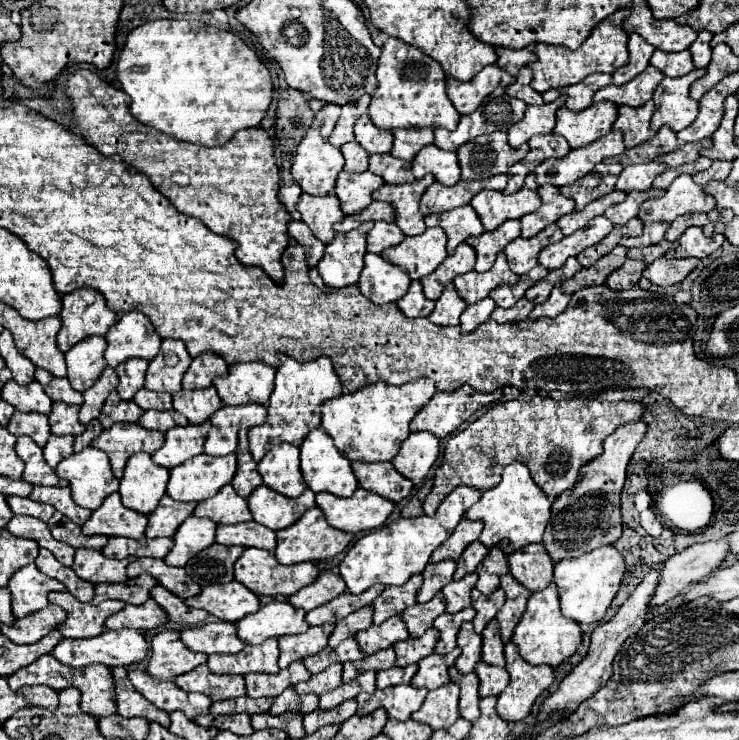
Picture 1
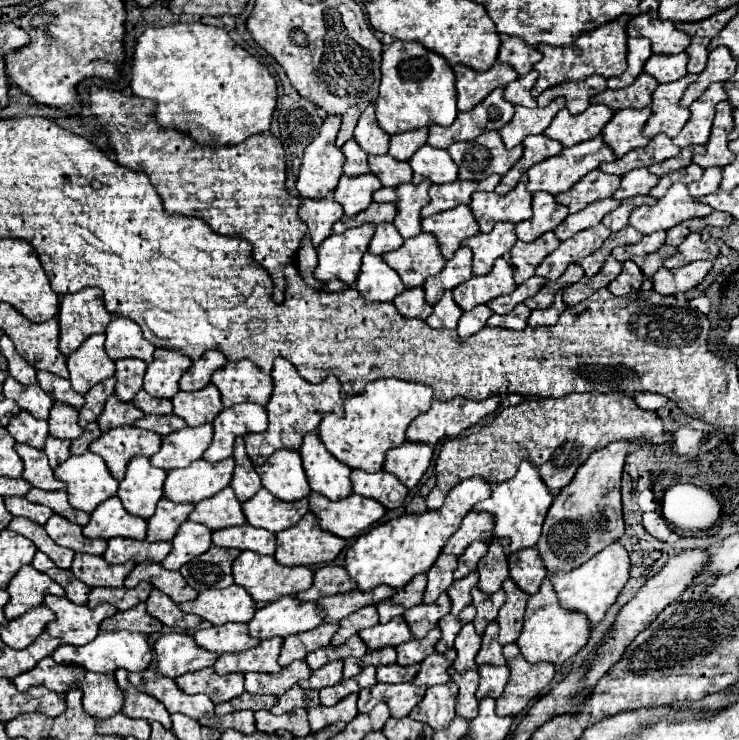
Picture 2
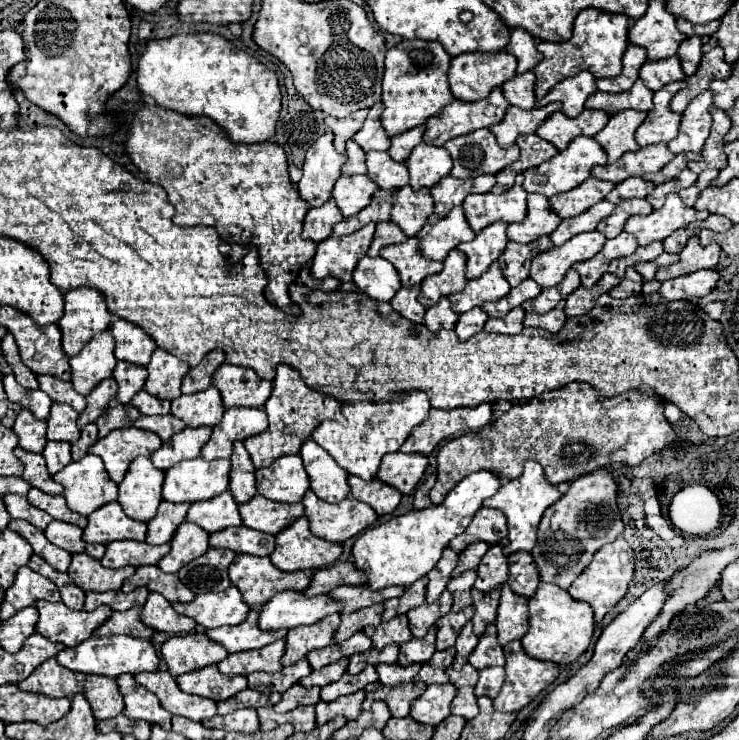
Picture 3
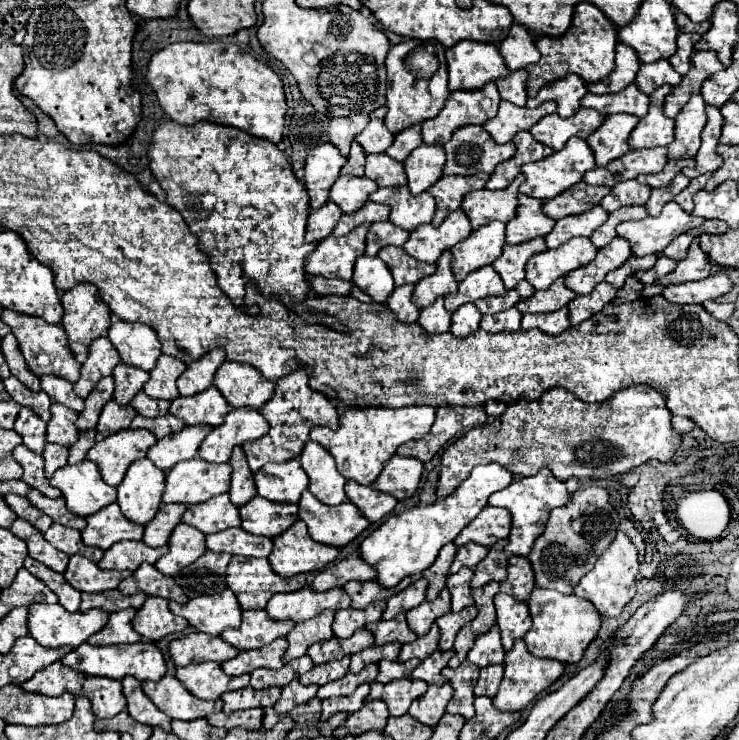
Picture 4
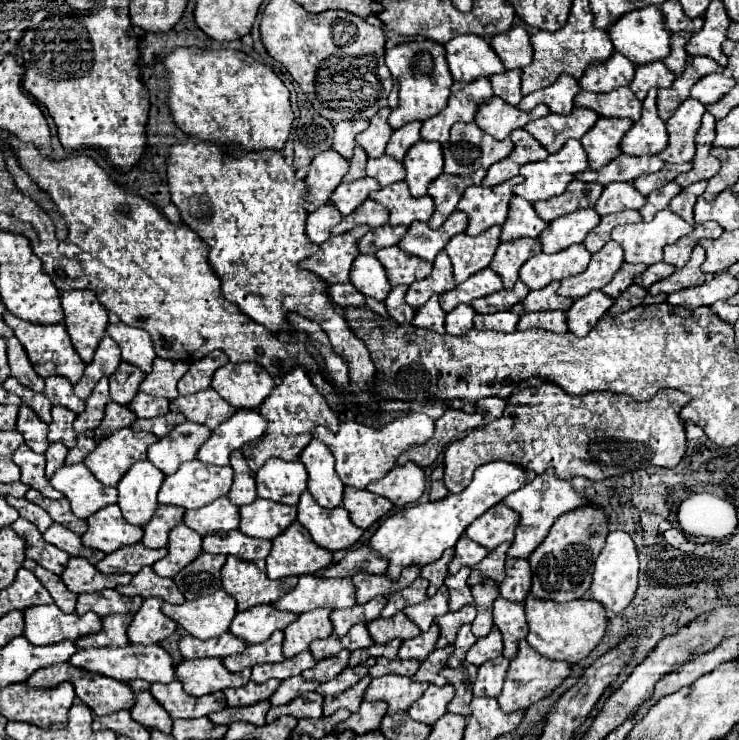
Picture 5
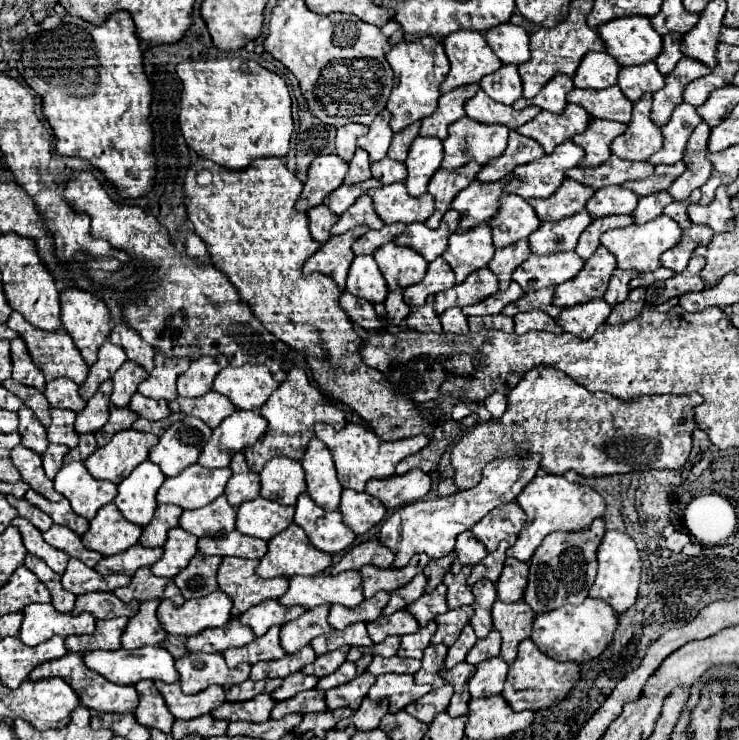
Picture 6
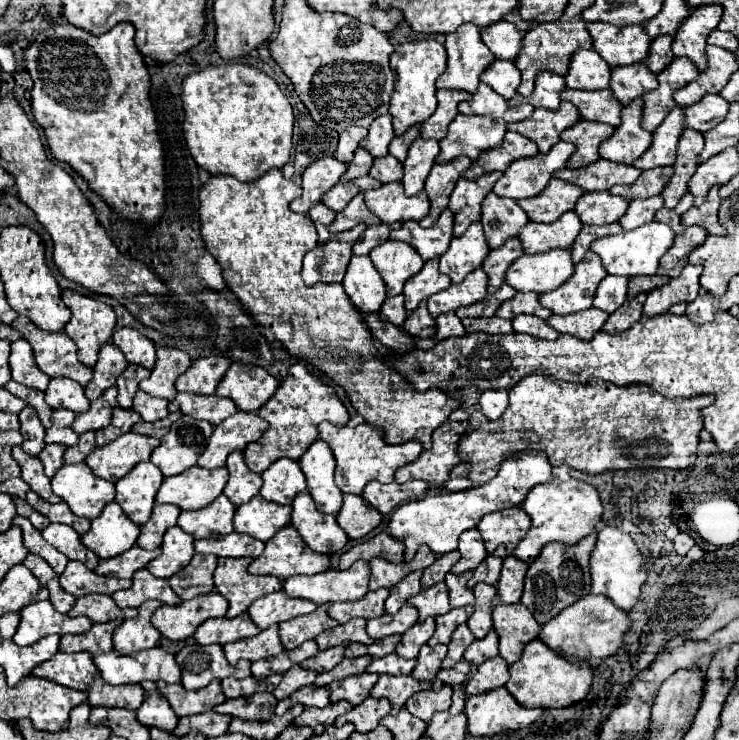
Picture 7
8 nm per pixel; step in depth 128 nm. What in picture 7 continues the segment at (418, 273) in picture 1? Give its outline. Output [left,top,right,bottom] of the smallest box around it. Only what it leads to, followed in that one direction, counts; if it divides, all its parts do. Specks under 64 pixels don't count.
[370,240,424,296]

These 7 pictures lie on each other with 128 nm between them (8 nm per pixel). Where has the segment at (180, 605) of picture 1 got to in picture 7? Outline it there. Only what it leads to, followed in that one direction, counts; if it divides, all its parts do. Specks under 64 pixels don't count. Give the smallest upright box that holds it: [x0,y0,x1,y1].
[114,600,160,654]

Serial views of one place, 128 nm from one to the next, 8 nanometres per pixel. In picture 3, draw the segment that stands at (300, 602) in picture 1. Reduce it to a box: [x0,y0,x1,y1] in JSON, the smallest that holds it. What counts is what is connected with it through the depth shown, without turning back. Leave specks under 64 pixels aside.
[304,562,368,596]

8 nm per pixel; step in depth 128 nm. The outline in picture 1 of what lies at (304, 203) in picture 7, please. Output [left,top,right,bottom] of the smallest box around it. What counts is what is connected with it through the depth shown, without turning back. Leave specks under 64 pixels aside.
[292,104,344,196]

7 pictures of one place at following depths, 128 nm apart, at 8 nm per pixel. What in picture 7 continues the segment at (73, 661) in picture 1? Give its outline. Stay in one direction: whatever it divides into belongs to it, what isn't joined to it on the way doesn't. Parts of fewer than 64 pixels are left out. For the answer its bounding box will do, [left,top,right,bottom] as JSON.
[94,646,180,684]

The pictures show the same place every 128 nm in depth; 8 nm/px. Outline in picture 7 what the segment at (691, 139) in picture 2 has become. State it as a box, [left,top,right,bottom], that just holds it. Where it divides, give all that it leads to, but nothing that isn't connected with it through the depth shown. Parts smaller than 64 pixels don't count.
[636,106,684,170]

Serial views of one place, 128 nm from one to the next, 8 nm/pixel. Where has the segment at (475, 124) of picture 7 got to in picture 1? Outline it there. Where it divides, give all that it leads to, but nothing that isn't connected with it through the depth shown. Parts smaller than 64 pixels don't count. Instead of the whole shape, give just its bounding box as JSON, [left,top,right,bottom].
[456,132,528,180]

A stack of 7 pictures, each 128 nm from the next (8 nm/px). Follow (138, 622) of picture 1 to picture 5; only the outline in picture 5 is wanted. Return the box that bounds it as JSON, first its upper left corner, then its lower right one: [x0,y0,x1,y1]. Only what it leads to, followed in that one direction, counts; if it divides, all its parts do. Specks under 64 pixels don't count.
[74,614,132,648]

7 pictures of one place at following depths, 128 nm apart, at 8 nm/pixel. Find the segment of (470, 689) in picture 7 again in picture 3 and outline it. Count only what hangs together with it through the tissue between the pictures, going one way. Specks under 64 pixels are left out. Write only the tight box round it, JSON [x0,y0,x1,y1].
[476,668,504,698]

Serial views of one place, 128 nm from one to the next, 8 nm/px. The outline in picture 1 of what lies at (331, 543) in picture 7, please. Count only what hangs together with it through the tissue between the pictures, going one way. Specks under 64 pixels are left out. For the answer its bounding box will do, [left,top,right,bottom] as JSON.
[316,488,394,534]

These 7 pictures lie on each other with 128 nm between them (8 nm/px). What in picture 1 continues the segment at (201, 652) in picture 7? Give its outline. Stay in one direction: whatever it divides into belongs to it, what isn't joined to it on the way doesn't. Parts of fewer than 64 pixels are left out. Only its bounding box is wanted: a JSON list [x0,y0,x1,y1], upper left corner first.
[174,666,246,702]

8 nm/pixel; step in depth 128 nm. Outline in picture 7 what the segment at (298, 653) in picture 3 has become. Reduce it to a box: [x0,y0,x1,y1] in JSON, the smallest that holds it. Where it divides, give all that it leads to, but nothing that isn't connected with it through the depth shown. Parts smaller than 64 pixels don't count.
[280,604,338,650]

